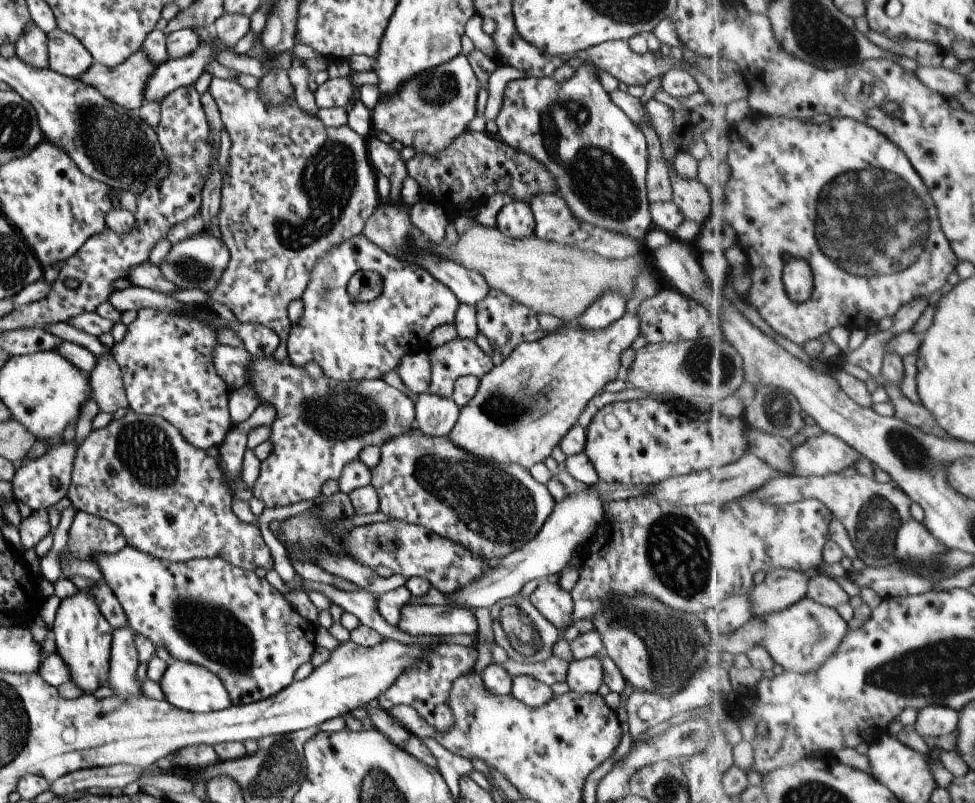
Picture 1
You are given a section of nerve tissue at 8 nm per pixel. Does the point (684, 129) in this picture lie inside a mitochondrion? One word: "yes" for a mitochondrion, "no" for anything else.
no

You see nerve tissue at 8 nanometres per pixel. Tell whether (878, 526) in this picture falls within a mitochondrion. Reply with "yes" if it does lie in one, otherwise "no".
yes

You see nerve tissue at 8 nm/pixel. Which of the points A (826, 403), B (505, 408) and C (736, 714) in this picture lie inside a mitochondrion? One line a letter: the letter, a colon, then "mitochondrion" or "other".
A: other
B: mitochondrion
C: other

